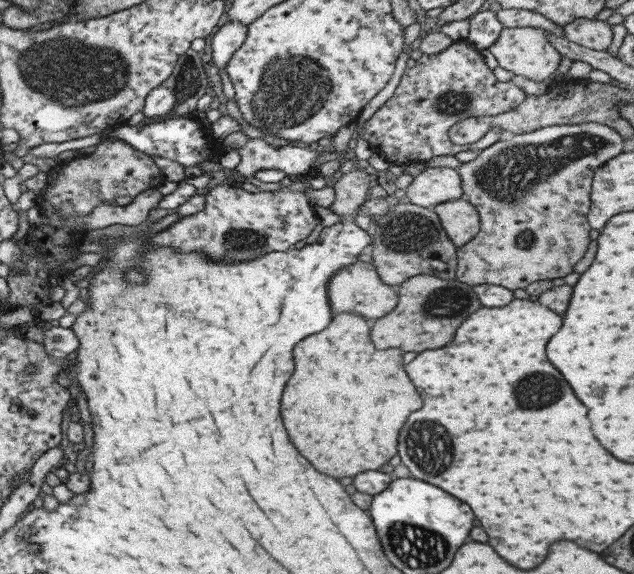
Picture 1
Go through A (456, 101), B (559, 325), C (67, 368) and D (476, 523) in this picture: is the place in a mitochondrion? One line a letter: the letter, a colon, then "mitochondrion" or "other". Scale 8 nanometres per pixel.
A: mitochondrion
B: other
C: other
D: other

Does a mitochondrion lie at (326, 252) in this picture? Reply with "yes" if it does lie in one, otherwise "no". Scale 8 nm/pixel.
no

